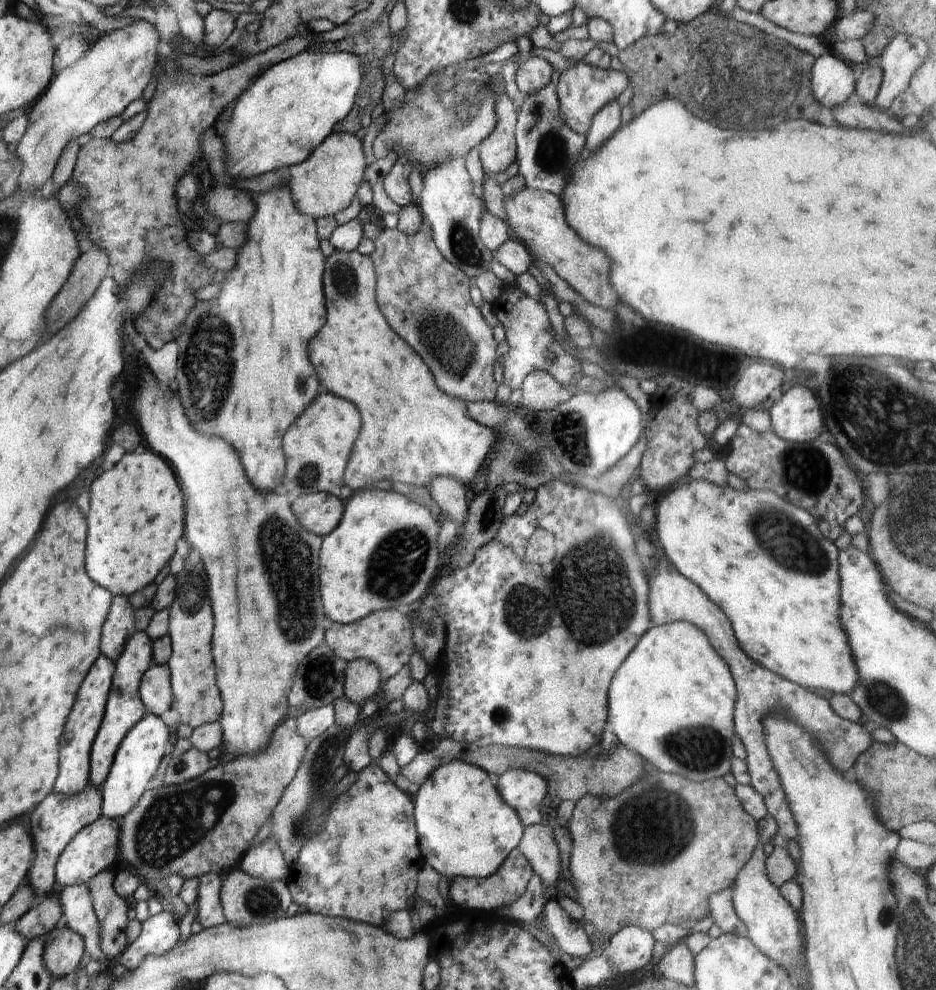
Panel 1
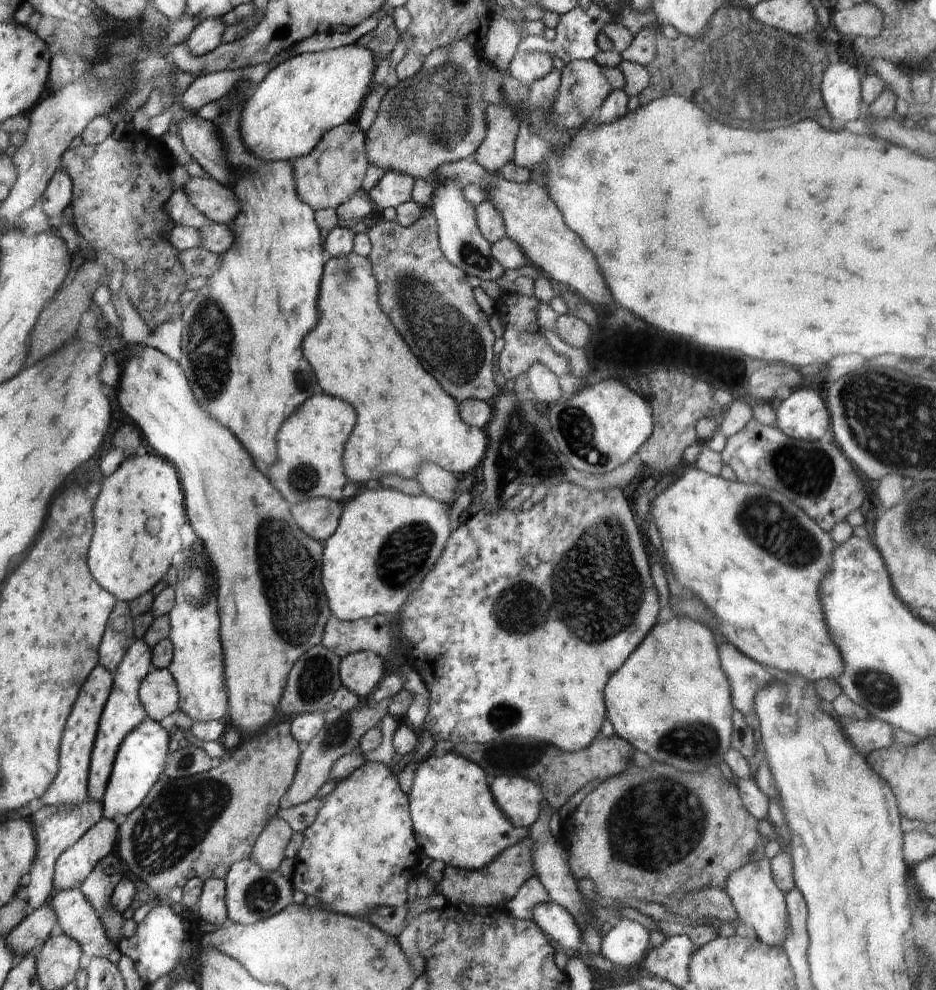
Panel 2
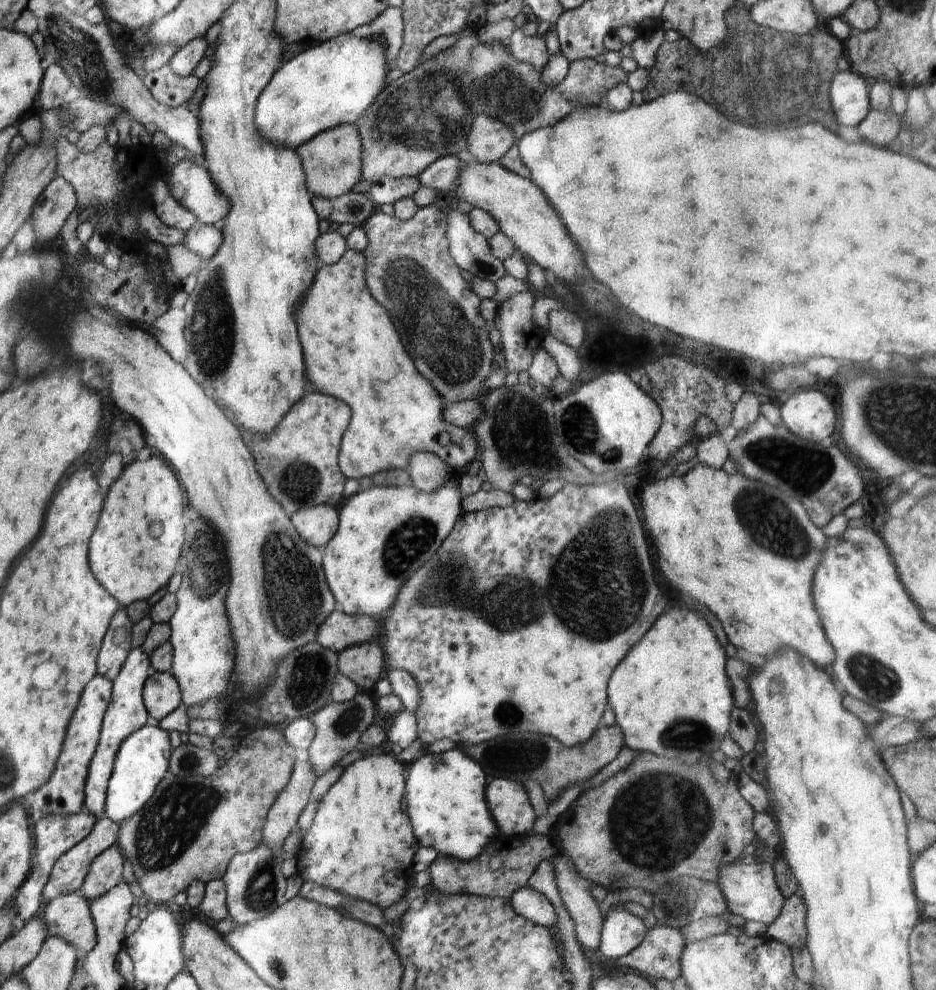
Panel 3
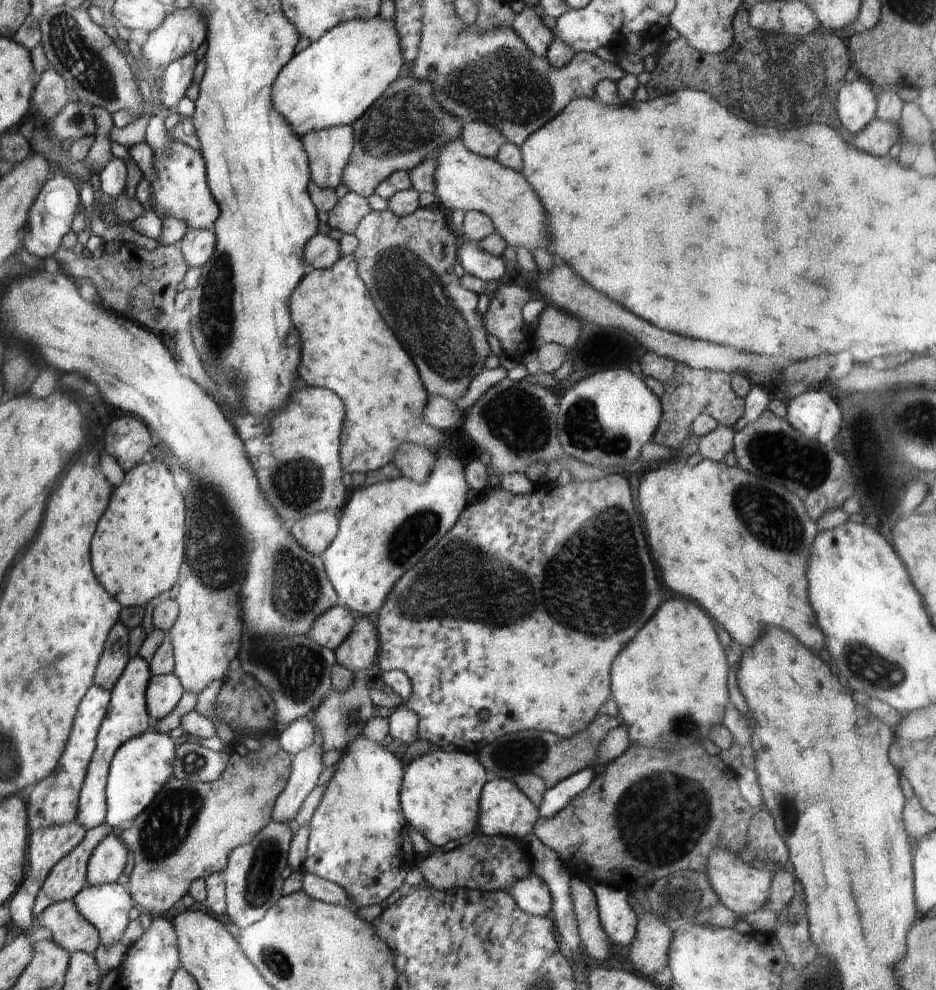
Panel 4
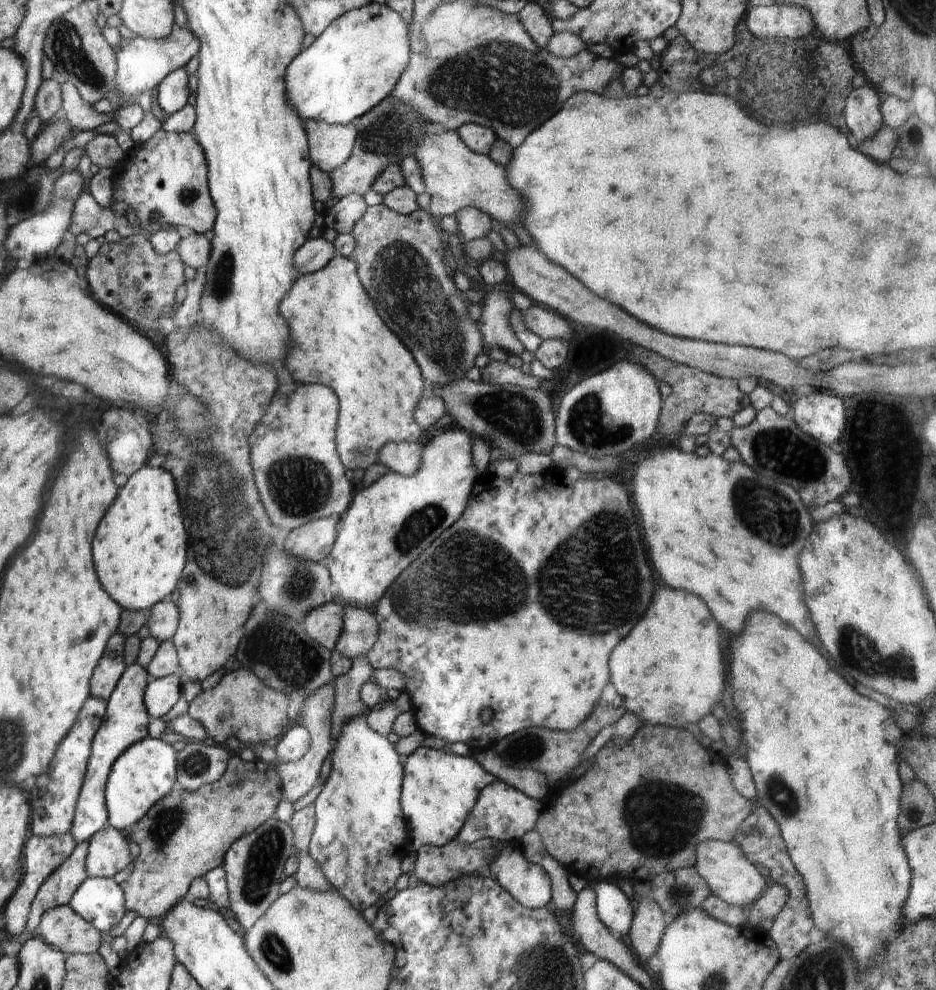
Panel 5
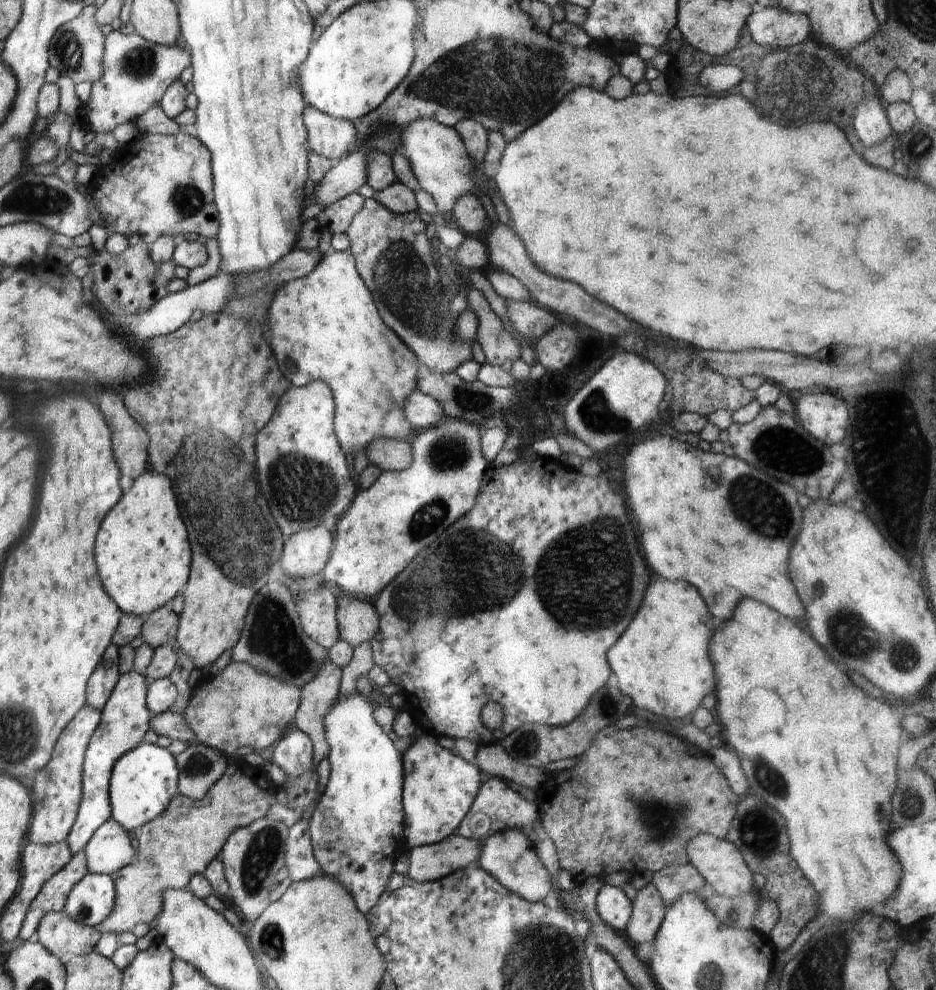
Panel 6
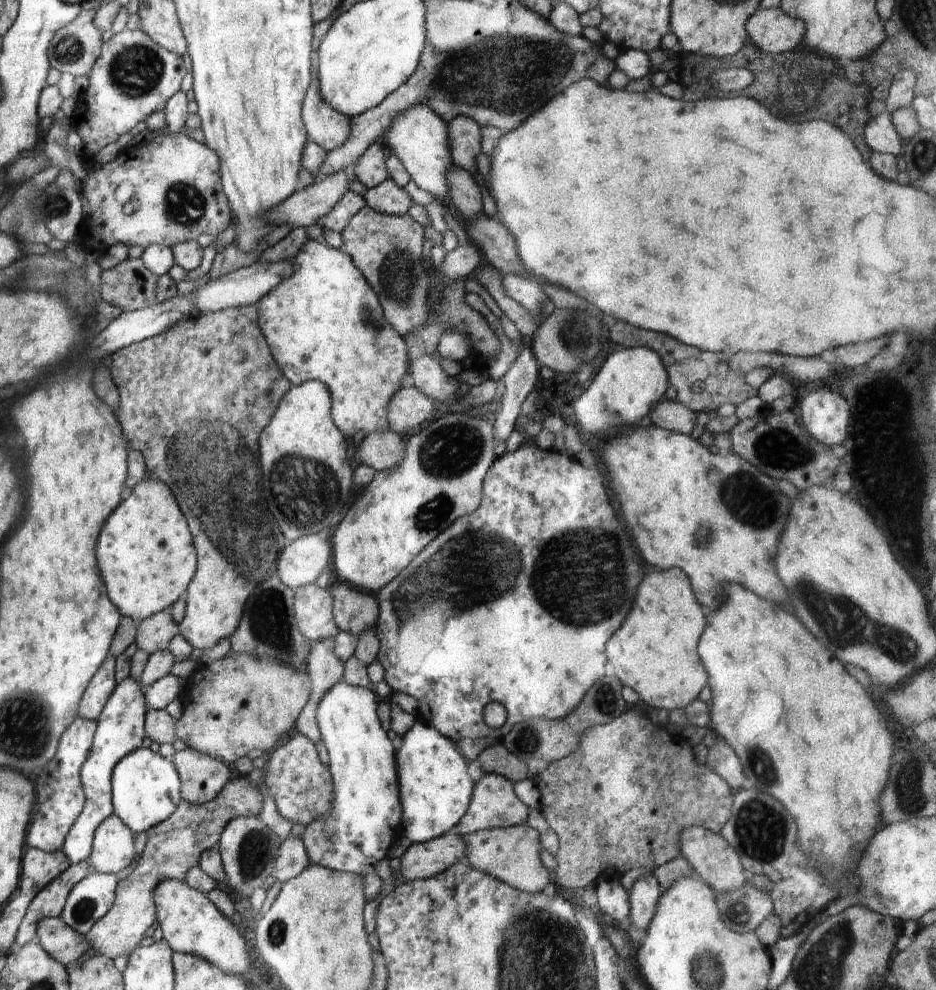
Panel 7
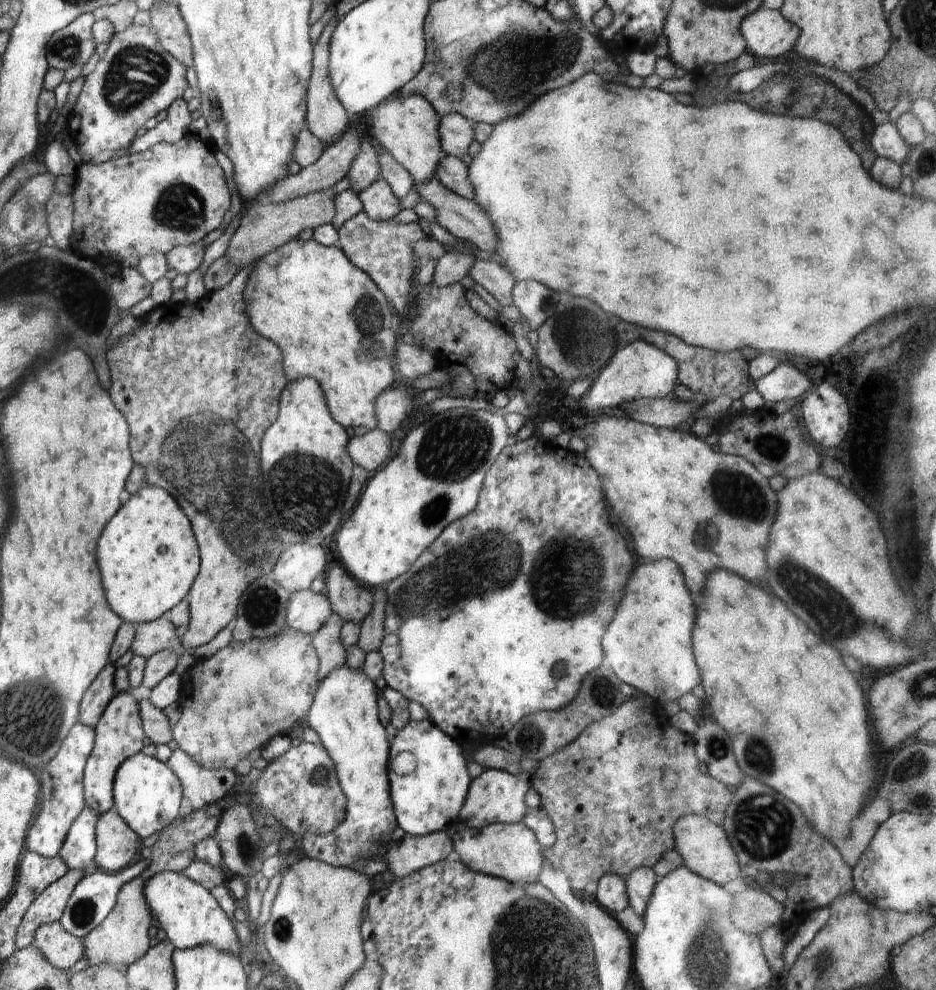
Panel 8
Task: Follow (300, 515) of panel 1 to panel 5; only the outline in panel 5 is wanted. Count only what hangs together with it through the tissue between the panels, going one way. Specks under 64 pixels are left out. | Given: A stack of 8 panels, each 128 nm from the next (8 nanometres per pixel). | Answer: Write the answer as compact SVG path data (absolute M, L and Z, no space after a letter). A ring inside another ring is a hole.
M322 517L292 530L284 542L284 552L300 560L320 562L330 554L336 538L337 518Z

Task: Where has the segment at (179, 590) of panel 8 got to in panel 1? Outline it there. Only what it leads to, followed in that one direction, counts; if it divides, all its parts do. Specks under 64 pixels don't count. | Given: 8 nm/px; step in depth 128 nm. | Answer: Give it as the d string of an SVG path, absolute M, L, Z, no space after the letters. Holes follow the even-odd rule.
M142 452L142 454L124 454L122 460L108 472L104 472L100 478L94 480L92 484L92 496L90 496L90 512L88 512L88 518L90 518L90 546L86 546L86 570L90 570L90 578L94 582L98 582L100 586L104 586L106 590L114 590L116 595L126 595L129 597L131 594L140 592L145 586L153 584L152 582L158 576L158 573L166 562L172 558L172 554L176 552L176 542L178 538L184 534L184 498L182 498L182 492L180 492L180 486L170 470L170 466L154 452Z

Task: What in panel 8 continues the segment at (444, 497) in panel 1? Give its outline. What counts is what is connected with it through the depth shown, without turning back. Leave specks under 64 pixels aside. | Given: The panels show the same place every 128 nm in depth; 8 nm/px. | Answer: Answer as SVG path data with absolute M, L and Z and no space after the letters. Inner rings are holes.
M378 428L370 429L362 436L349 439L347 451L355 465L364 467L367 471L376 470L384 462L390 460L393 452L390 448L390 435Z

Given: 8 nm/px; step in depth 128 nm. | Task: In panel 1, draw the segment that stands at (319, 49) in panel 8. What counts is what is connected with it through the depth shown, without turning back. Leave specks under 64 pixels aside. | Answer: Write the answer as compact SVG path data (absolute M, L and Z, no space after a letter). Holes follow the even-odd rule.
M347 132L330 133L301 163L288 167L286 184L291 190L295 207L314 220L334 216L344 210L356 197L356 190L363 181L366 158L362 151L362 140Z

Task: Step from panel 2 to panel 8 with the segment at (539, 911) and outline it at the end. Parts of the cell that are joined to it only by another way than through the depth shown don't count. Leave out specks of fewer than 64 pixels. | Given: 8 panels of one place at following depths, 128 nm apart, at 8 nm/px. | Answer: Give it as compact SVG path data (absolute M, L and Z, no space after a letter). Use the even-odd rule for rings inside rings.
M523 822L492 823L480 829L470 826L460 826L456 836L452 837L453 849L470 870L485 875L503 878L517 886L536 883L544 862L540 854L541 844L536 835Z

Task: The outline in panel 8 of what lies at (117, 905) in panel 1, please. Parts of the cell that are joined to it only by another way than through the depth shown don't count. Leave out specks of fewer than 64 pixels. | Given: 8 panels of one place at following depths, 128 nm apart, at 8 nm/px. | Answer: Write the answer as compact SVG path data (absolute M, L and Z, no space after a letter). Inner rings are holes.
M114 808L98 817L95 837L95 868L109 873L124 870L134 862L142 846L142 838L124 822Z

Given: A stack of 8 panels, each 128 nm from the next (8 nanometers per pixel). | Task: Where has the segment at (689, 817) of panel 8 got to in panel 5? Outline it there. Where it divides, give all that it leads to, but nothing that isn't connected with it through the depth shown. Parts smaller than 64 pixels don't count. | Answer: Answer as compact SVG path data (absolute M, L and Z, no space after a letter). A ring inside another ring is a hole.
M712 840L701 842L695 850L697 860L695 868L706 881L711 892L731 905L748 908L762 894L765 873L756 868L748 855L733 841Z

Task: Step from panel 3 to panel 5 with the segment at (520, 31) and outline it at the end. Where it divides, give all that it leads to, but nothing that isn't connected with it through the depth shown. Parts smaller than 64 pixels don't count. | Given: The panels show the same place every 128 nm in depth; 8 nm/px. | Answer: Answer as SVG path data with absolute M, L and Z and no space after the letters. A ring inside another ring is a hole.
M534 1L528 2L518 16L537 48L546 49L550 37L555 33L552 31L551 16Z

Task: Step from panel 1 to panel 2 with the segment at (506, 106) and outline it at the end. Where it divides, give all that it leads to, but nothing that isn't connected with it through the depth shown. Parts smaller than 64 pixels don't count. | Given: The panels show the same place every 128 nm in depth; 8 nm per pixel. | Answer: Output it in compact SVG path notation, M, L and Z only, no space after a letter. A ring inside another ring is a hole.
M497 12L488 36L483 40L478 58L493 64L502 74L506 74L513 56L518 51L520 39L516 23L509 20L506 14ZM499 103L485 105L487 131L476 149L475 161L488 172L496 174L514 158L519 120L513 110Z

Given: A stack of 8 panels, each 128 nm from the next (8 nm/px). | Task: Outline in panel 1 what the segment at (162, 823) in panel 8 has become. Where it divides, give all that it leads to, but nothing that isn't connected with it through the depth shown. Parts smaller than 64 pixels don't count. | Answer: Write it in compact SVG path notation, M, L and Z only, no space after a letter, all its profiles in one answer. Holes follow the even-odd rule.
M152 713L146 714L146 718L141 719L142 722L137 722L138 726L133 726L134 730L129 730L130 738L126 738L126 742L121 742L122 750L117 750L118 762L113 762L114 770L109 770L110 778L106 777L104 785L101 786L101 794L104 797L101 814L106 818L126 817L136 808L136 802L146 793L150 778L154 776L164 758L164 748L170 738L169 728L159 716Z

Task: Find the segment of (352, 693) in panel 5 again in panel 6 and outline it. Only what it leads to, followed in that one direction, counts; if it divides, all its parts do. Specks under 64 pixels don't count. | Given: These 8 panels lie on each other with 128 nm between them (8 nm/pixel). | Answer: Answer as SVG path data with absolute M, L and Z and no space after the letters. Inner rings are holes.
M371 641L363 642L353 649L352 660L341 669L340 699L356 693L358 677L366 675L375 665L372 651Z

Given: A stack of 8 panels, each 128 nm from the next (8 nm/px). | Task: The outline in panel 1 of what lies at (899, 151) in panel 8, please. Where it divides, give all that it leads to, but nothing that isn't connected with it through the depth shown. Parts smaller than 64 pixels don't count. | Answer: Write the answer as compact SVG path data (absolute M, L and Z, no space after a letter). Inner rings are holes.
M832 52L817 58L811 68L811 87L819 104L832 110L854 98L854 72Z

